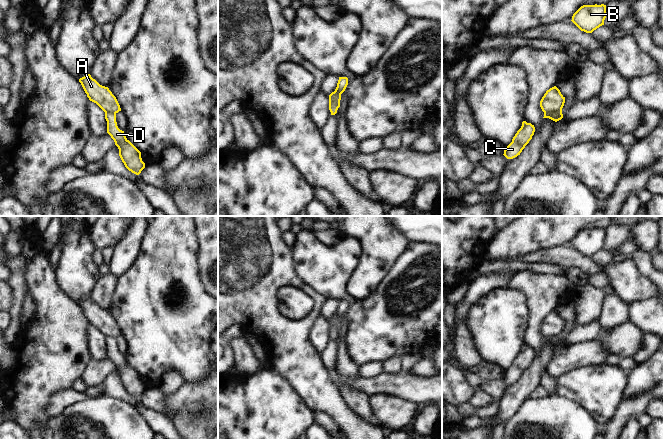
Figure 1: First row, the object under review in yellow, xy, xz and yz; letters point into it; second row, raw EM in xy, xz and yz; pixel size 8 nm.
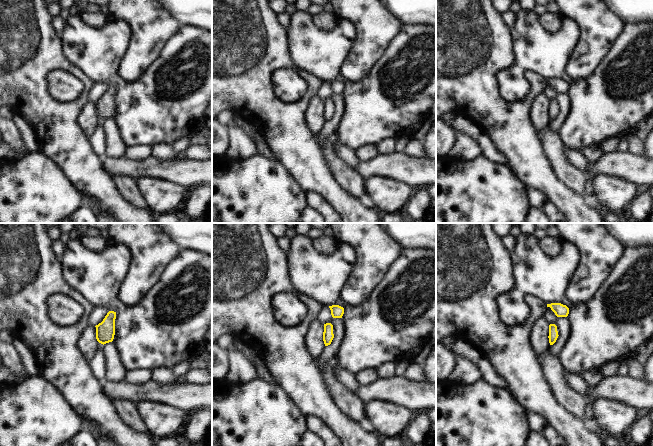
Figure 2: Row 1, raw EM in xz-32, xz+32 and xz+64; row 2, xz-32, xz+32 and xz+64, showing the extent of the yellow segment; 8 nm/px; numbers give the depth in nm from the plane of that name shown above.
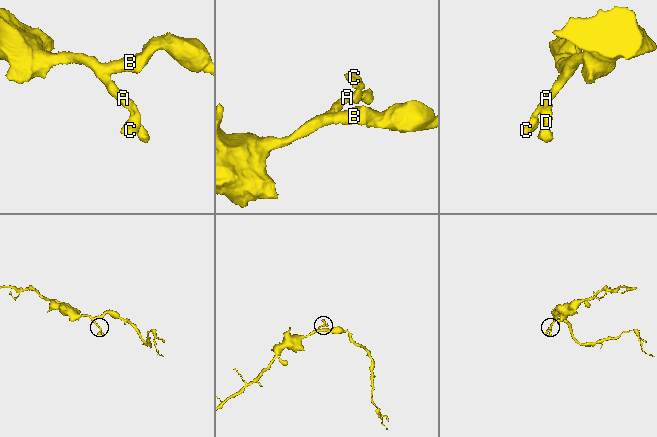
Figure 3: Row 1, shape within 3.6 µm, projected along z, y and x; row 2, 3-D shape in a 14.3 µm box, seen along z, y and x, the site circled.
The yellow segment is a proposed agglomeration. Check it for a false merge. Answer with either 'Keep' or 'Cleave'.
Cleave

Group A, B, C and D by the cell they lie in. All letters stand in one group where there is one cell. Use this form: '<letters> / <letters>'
A B C / D

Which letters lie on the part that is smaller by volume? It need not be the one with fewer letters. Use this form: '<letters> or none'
D

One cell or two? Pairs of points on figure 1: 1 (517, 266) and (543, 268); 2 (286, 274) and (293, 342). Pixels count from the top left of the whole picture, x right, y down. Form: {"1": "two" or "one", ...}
{"1": "one", "2": "one"}

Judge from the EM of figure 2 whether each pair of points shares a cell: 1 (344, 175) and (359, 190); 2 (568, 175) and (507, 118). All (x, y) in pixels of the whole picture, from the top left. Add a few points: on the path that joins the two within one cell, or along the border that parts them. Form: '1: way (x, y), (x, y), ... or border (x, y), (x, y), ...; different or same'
1: way (348, 179), (355, 186); same
2: border (536, 132), (541, 149), (553, 172); different

